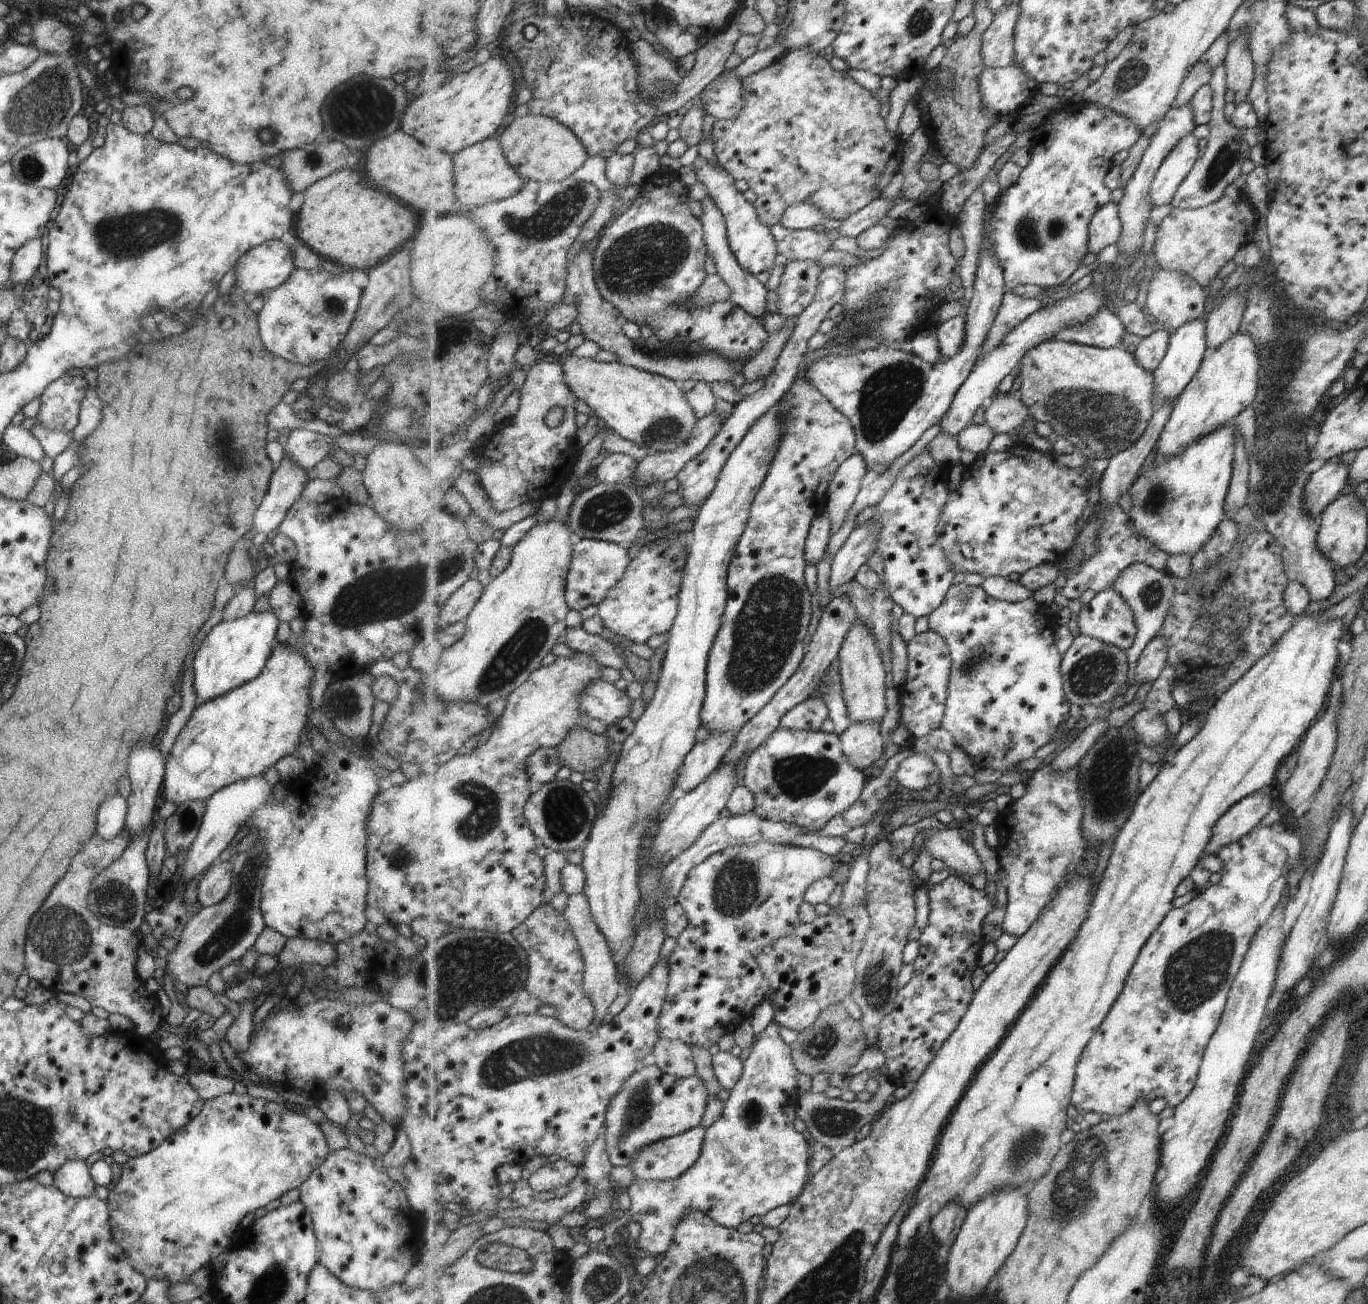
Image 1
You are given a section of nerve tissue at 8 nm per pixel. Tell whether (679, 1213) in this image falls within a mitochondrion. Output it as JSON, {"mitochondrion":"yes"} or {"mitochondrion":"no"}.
{"mitochondrion":"no"}

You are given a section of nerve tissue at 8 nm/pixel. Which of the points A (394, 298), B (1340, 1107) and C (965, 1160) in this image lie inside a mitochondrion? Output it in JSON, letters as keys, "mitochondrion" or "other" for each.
{"A":"mitochondrion","B":"other","C":"other"}

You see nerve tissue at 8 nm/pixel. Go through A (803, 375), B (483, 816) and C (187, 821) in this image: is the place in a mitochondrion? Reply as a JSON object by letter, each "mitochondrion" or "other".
{"A":"other","B":"mitochondrion","C":"mitochondrion"}

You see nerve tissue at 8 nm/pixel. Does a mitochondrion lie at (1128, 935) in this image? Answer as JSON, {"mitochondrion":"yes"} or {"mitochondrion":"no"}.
{"mitochondrion":"no"}

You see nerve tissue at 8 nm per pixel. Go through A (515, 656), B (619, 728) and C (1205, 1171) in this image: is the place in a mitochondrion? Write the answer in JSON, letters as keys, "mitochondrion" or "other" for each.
{"A":"mitochondrion","B":"other","C":"other"}

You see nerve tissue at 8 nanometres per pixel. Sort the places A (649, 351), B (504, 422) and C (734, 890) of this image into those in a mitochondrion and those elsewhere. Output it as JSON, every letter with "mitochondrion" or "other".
{"A":"mitochondrion","B":"other","C":"mitochondrion"}

